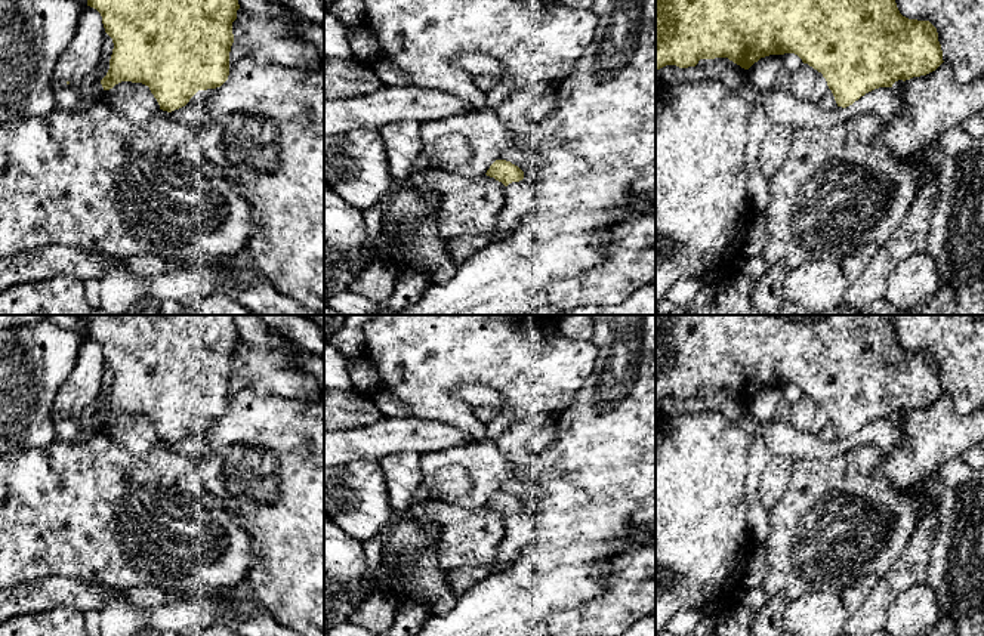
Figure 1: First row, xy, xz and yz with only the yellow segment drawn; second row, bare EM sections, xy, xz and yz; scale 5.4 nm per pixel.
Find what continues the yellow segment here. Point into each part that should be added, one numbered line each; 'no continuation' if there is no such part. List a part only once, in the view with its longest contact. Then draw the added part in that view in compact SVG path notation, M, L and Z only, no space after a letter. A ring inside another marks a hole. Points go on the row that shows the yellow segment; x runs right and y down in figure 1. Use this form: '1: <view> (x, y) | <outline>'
no continuation

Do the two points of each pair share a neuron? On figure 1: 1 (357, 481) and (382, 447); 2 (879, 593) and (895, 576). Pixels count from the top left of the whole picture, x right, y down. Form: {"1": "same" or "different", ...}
{"1": "different", "2": "same"}

